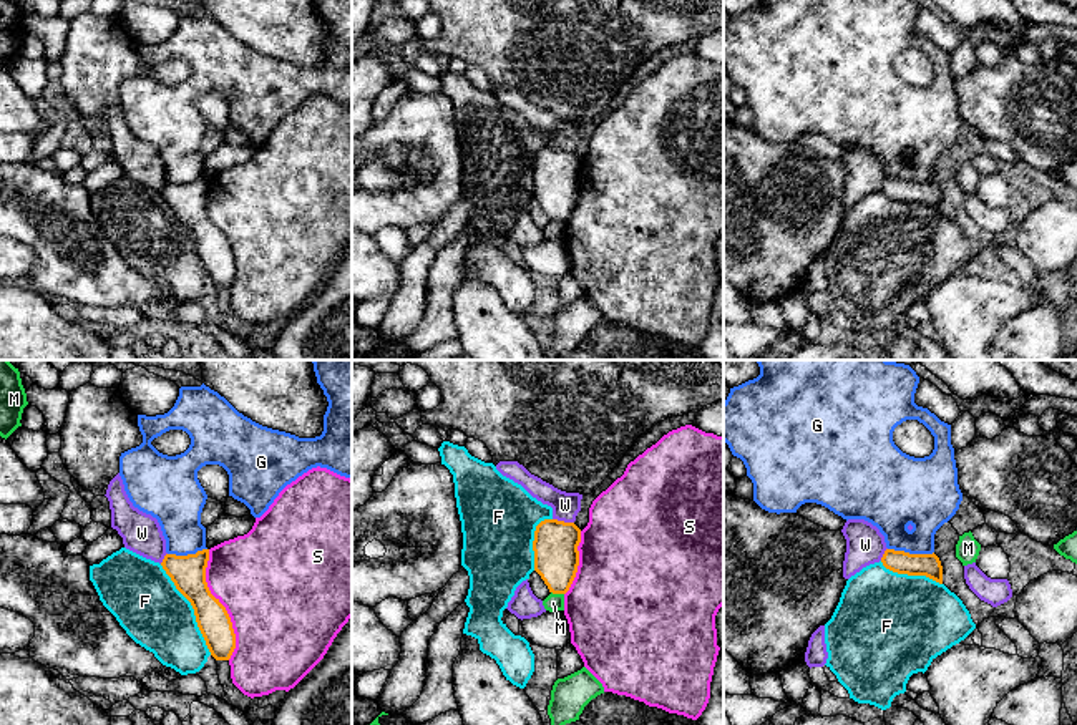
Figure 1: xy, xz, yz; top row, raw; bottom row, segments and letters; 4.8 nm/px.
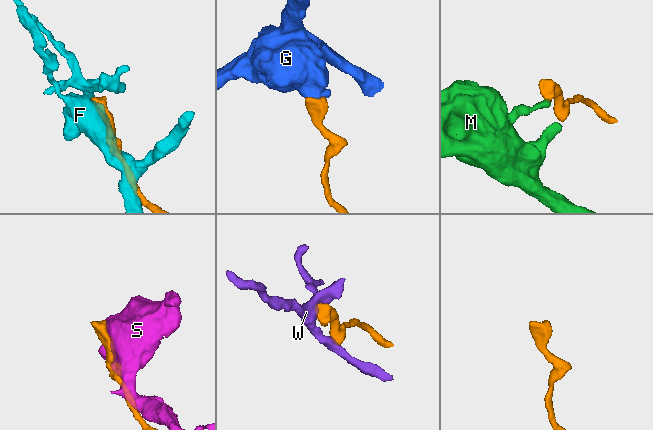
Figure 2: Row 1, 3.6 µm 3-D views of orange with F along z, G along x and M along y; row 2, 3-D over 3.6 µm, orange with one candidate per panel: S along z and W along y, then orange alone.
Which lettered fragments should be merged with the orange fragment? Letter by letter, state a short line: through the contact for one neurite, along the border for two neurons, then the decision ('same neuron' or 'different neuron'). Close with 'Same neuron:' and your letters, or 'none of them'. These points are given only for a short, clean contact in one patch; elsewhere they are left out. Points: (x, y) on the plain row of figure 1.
F: different neuron
G: line yz (888, 176), (910, 181), (933, 181); different neuron
M: line xz (551, 219), (563, 223); different neuron
S: different neuron
W: line xz (553, 146), (573, 151); different neuron
Same neuron: none of them

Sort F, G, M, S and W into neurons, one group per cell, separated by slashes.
F / G / M / S / W

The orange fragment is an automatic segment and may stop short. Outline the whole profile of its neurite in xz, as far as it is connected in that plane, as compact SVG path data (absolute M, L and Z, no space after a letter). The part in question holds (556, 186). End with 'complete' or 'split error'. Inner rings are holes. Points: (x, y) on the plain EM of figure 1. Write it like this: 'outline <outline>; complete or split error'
outline M544 148L536 154L533 179L534 199L549 221L566 222L579 194L581 158L574 151Z; complete

